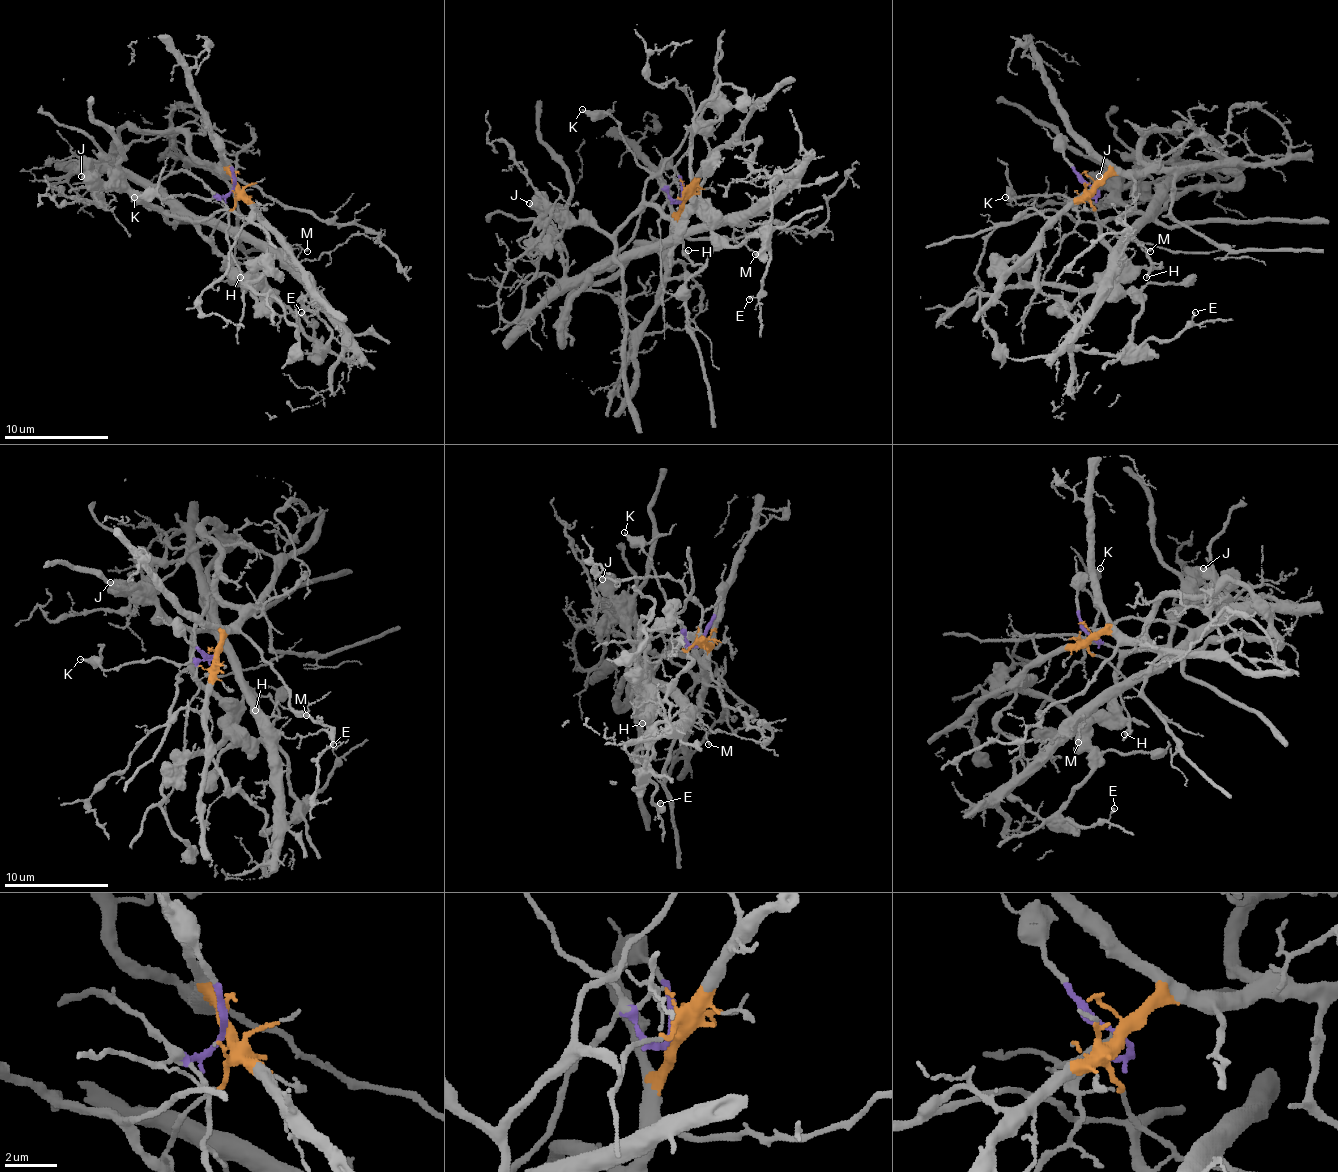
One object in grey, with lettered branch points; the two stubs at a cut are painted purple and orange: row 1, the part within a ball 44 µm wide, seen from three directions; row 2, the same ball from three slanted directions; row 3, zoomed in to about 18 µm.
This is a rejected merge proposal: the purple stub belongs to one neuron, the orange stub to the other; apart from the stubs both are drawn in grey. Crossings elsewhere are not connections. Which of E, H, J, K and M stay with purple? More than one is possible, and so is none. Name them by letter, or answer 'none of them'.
H, K, M

